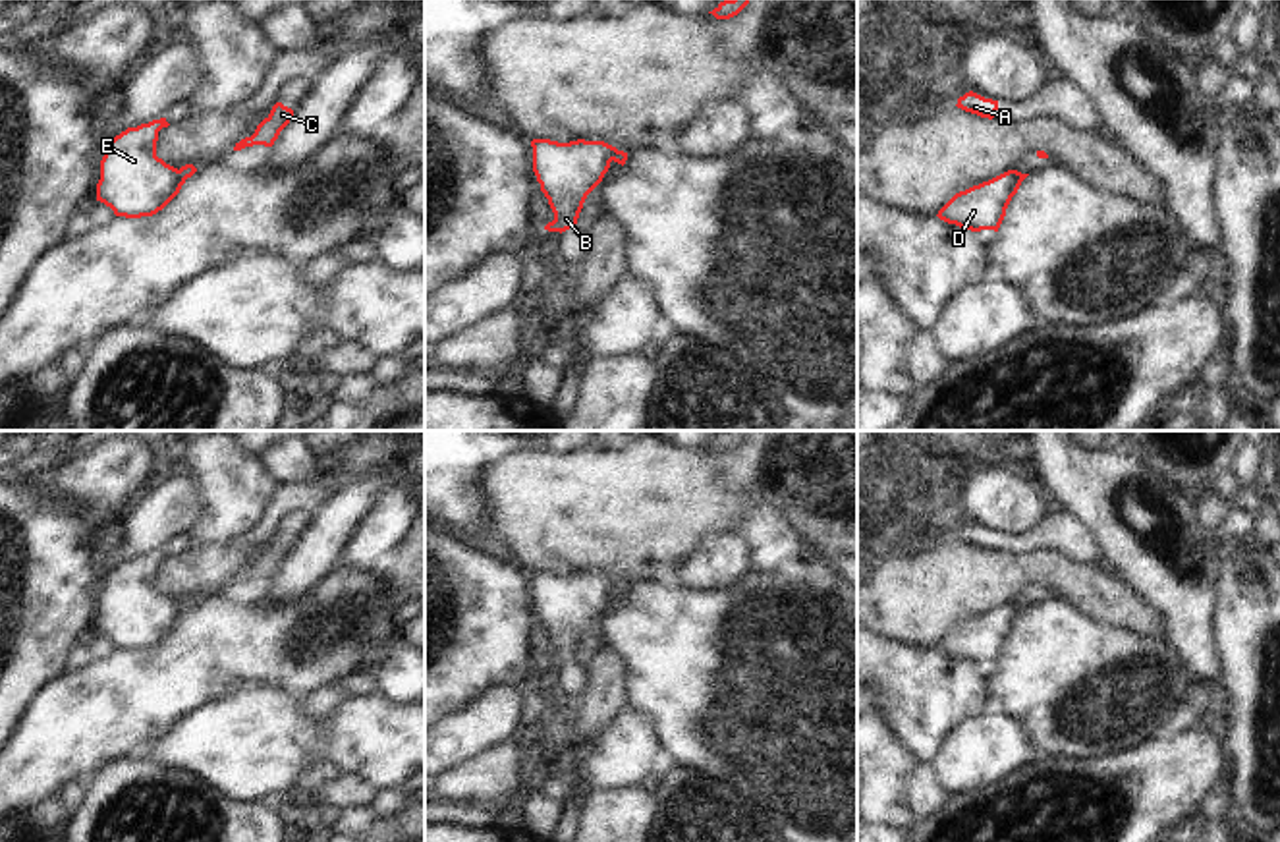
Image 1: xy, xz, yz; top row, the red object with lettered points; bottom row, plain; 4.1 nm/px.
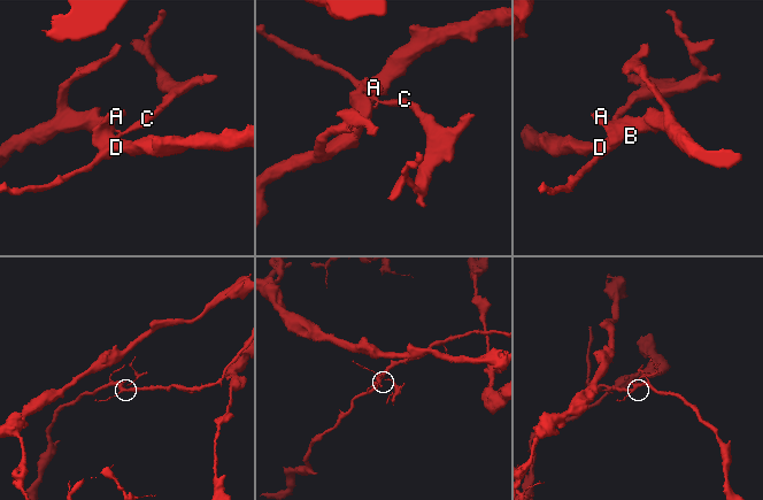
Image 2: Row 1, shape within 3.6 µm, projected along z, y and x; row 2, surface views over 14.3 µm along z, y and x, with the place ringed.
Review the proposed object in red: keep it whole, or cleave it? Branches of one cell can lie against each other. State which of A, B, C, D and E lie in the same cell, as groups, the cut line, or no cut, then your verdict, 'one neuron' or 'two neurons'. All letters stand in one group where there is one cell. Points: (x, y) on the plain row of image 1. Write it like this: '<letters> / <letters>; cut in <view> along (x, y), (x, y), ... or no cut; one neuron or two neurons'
A B D E / C; cut in xz along (620, 584), (611, 591); two neurons

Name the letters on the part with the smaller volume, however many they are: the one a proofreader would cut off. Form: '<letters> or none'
C

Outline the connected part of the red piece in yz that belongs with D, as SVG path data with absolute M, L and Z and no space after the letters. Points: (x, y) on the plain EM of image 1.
M1008 603L988 614L960 624L936 649L971 664L998 664L1012 630L1027 608L1017 603Z

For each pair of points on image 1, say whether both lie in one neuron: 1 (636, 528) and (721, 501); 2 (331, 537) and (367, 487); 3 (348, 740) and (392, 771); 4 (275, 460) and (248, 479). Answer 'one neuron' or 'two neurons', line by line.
1: one neuron
2: one neuron
3: one neuron
4: two neurons

